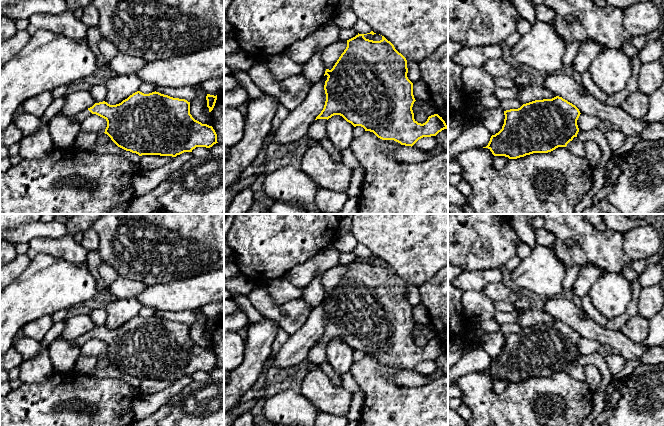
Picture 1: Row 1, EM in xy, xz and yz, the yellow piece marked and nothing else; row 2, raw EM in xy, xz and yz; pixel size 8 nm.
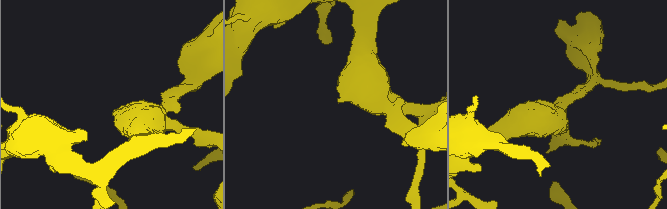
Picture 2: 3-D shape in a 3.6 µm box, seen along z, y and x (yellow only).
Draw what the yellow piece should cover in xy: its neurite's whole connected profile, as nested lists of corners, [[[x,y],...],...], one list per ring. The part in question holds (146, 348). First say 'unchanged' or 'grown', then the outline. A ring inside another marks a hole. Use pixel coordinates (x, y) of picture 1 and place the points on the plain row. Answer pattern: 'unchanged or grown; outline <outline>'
grown; outline [[[137,315],[116,329],[107,326],[95,327],[92,331],[74,340],[57,338],[47,346],[54,373],[66,373],[74,370],[80,355],[80,349],[91,338],[107,345],[105,358],[120,372],[142,379],[160,379],[176,381],[184,376],[192,376],[196,371],[210,372],[217,366],[217,358],[212,350],[202,348],[190,338],[190,326],[173,322],[159,316],[144,318]]]

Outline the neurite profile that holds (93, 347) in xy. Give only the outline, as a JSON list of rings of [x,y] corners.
[[[89,339],[80,349],[80,354],[87,357],[101,358],[107,351],[106,343],[96,339]]]

